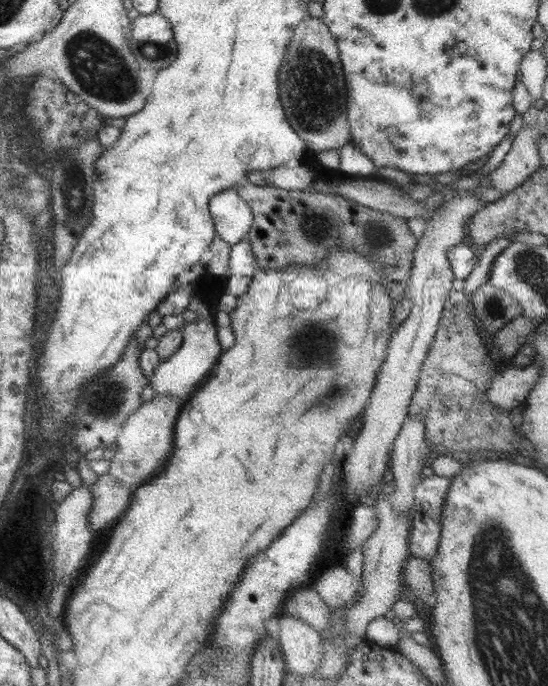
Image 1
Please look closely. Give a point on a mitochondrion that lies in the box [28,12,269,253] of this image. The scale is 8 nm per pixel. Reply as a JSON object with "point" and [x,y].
{"point":[94,64]}

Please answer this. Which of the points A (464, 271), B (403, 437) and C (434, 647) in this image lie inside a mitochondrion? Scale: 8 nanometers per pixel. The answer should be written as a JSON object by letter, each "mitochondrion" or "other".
{"A":"other","B":"other","C":"other"}

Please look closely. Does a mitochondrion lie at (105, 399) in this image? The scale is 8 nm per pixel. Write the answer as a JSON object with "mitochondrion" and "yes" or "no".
{"mitochondrion":"yes"}

